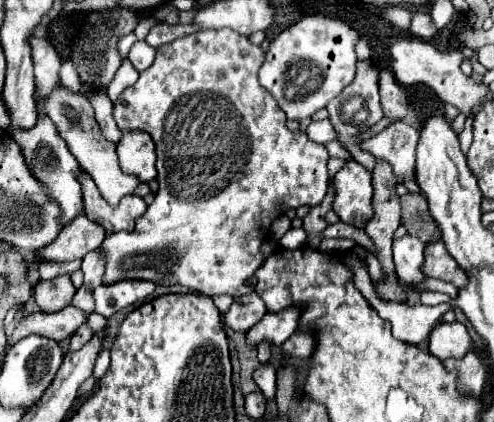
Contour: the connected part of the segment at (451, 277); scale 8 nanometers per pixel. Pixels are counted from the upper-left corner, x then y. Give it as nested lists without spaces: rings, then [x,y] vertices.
[[[432,242],[424,248],[424,264],[422,272],[432,278],[440,278],[444,282],[452,282],[456,288],[462,288],[468,282],[466,272],[456,264],[456,260],[446,252],[444,242]]]

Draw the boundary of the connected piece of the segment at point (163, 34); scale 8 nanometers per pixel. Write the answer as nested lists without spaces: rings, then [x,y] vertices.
[[[158,24],[158,26],[154,26],[154,28],[148,32],[146,42],[152,44],[154,48],[160,48],[162,44],[174,42],[174,40],[178,40],[178,38],[182,38],[182,36],[190,36],[190,34],[198,32],[198,30],[200,30],[200,28],[194,28],[194,24],[188,24],[188,26],[184,26],[184,24],[178,24],[178,26]]]

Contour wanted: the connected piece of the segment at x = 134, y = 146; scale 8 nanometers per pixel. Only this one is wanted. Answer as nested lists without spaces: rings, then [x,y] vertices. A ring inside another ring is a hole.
[[[124,132],[118,144],[118,158],[122,172],[138,176],[140,182],[156,178],[154,142],[146,132]]]

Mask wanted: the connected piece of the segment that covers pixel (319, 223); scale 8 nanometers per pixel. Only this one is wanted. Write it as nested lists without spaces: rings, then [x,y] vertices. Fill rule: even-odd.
[[[330,184],[330,190],[328,190],[328,196],[324,198],[324,202],[318,206],[312,206],[304,218],[304,230],[308,234],[308,244],[314,248],[320,246],[320,232],[326,228],[324,216],[328,210],[332,210],[332,198],[334,198],[334,188]]]

